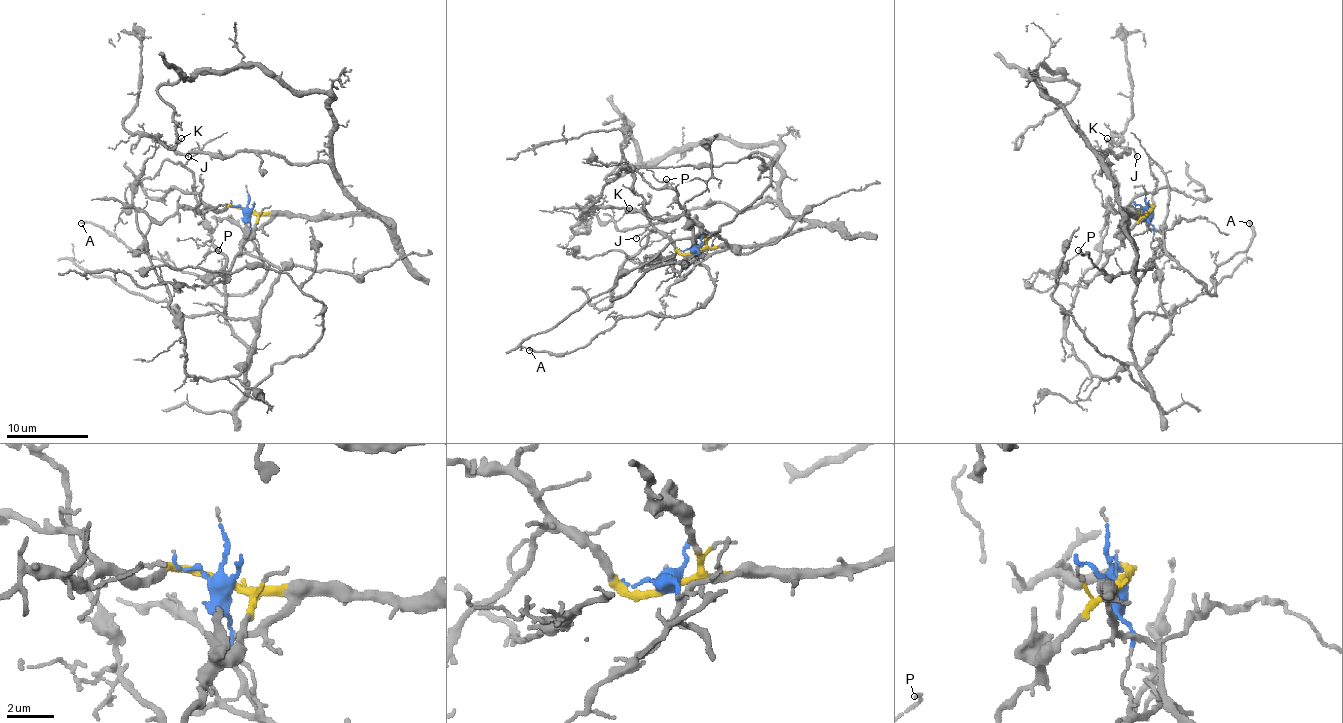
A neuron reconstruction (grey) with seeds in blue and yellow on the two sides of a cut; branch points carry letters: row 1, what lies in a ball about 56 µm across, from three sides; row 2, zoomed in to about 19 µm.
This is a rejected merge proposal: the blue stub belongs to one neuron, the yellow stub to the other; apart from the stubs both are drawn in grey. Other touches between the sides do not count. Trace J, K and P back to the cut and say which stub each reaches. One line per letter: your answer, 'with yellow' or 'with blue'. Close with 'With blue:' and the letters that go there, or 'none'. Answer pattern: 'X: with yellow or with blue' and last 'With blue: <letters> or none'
J: with yellow
K: with yellow
P: with blue
With blue: P

